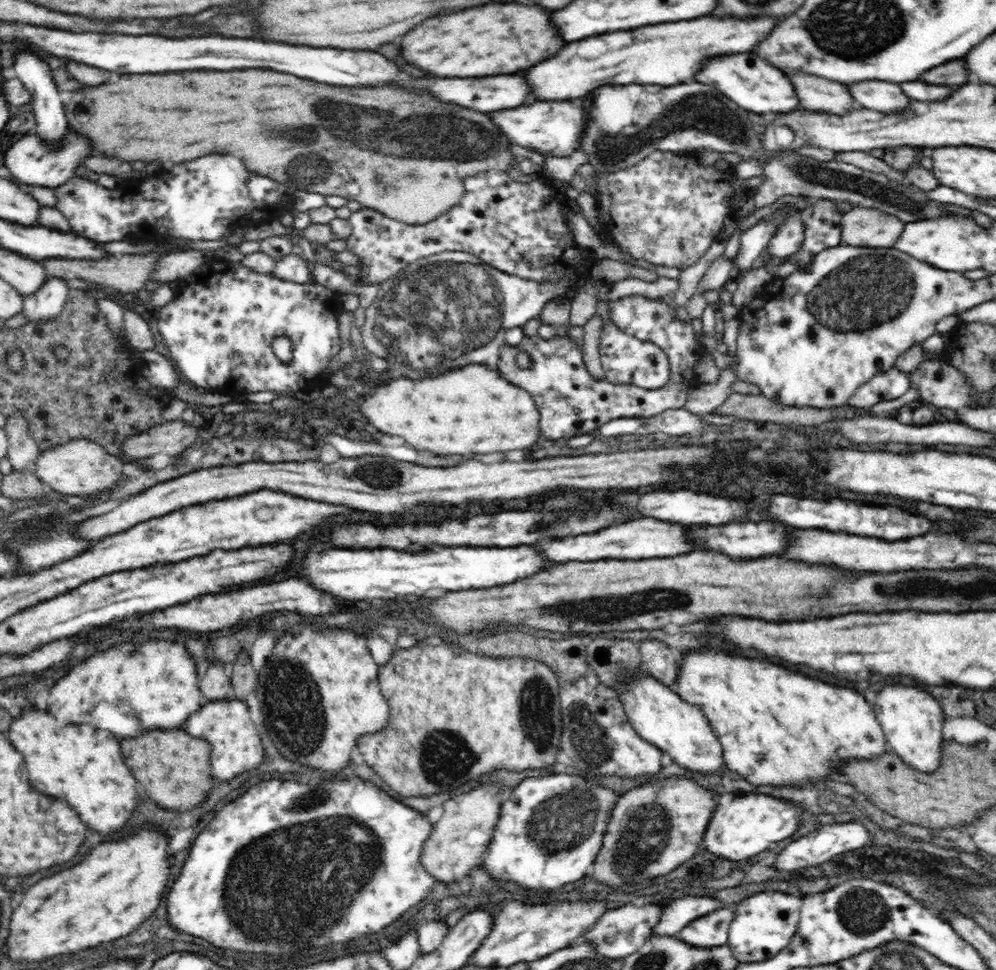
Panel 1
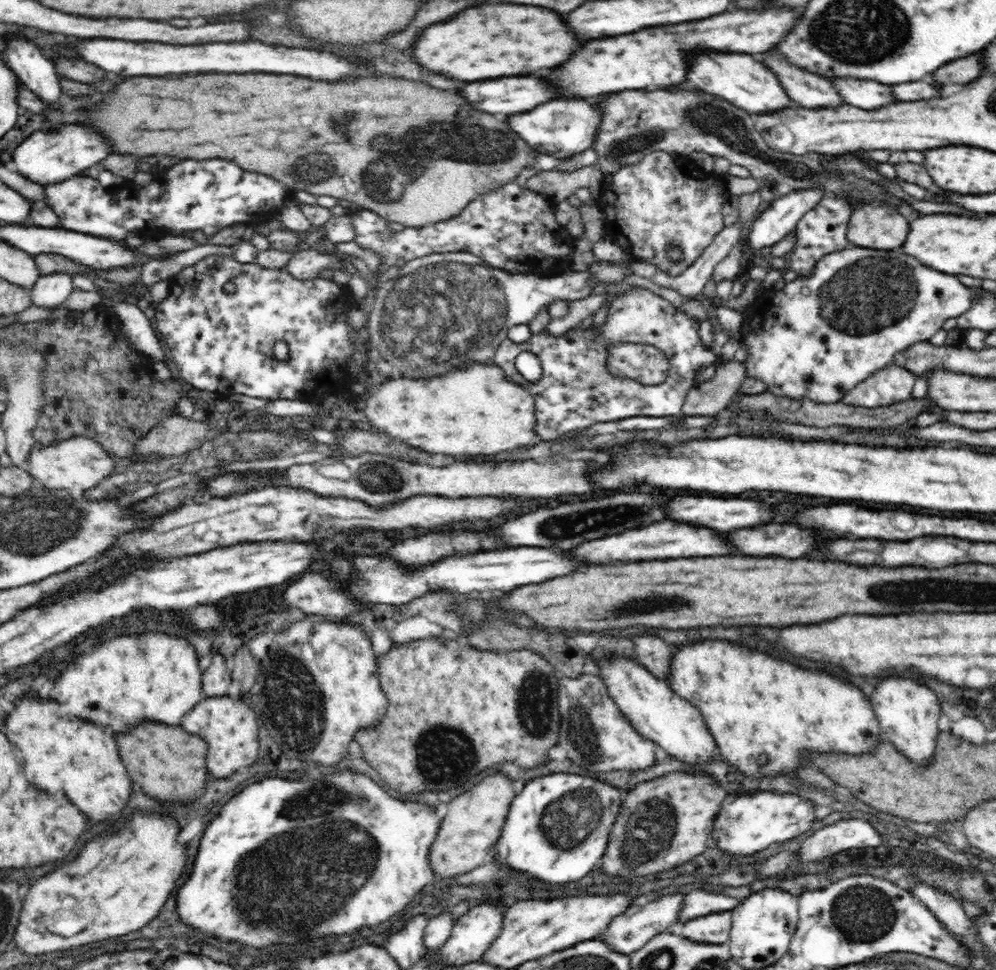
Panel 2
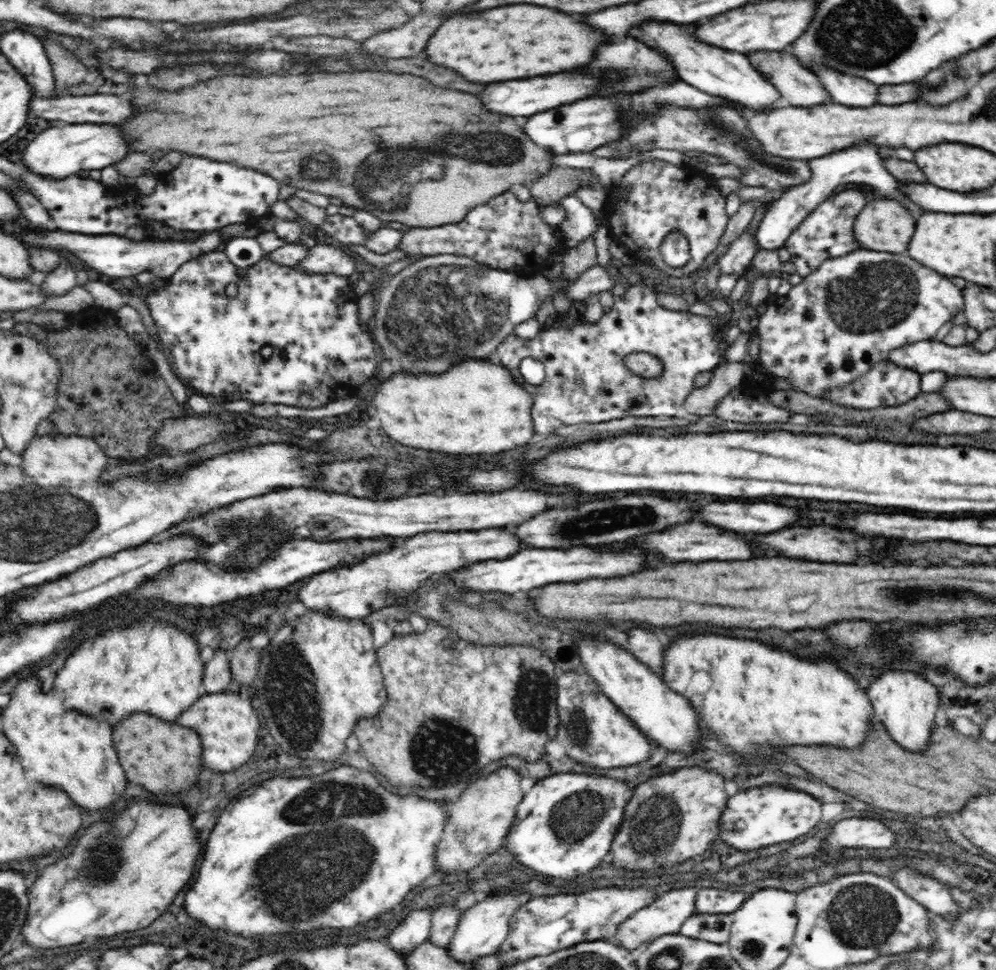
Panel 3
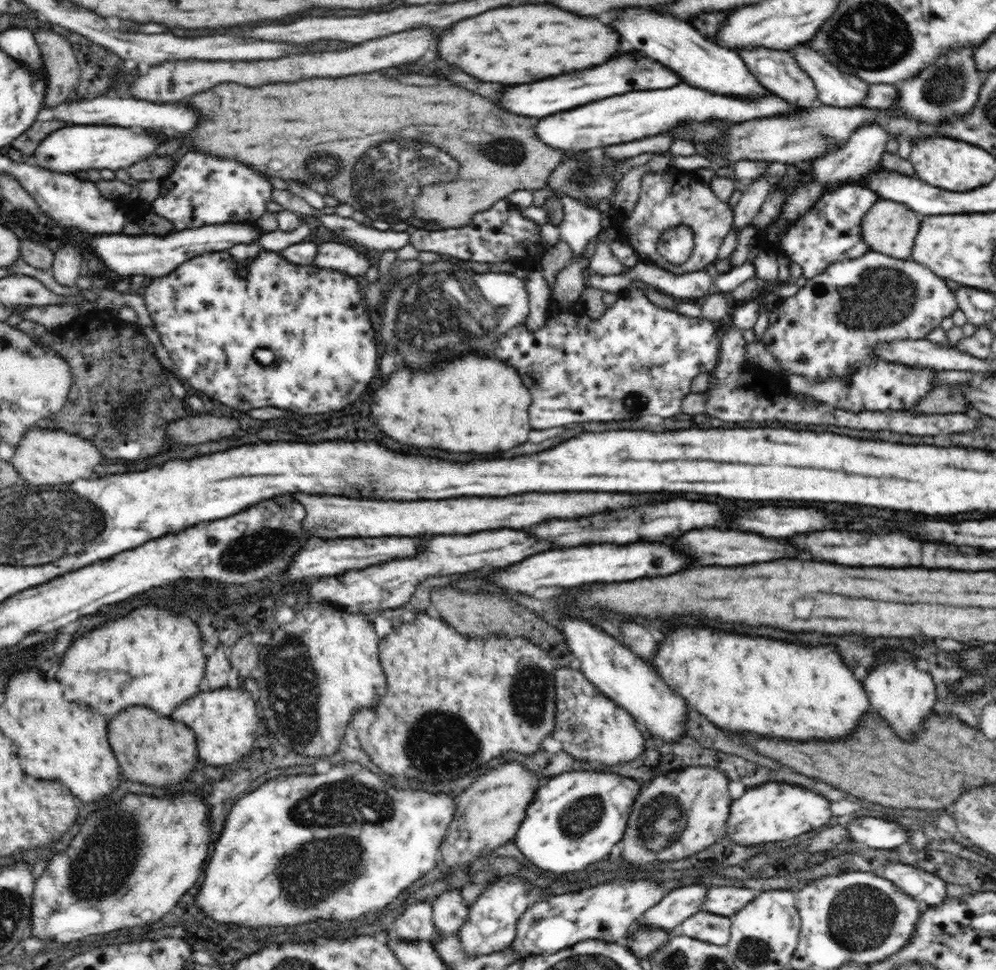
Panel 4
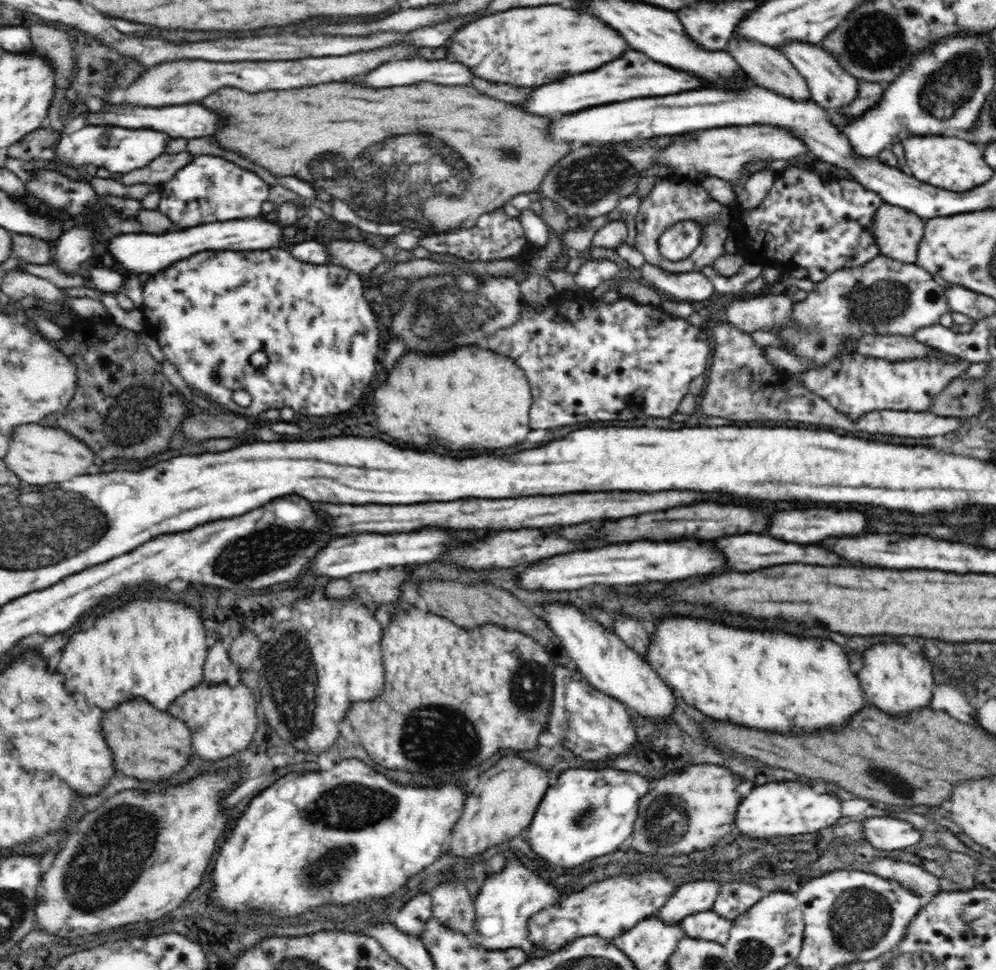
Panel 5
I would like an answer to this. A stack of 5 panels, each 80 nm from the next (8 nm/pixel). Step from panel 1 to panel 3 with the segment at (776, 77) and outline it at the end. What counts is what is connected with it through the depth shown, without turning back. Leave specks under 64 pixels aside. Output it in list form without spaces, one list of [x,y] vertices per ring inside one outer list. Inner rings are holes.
[[[648,22],[648,24],[640,24],[640,28],[630,28],[628,36],[634,36],[636,40],[642,40],[646,46],[666,54],[679,76],[678,80],[687,82],[702,92],[736,103],[747,113],[766,110],[774,102],[778,102],[778,98],[781,96],[775,86],[764,80],[763,74],[756,68],[752,68],[752,63],[747,55],[726,52],[714,45],[702,44],[702,42],[698,42],[698,38],[694,36],[692,30],[686,32],[686,28],[680,30],[678,26],[666,24],[666,22],[662,22],[662,24]]]

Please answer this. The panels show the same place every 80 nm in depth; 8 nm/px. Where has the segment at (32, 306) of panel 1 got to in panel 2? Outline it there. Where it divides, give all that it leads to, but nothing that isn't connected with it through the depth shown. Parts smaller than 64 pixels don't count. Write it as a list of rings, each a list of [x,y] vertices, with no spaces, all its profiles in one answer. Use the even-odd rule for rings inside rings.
[[[54,273],[41,275],[30,292],[32,305],[46,308],[60,308],[60,305],[72,292],[72,275]]]

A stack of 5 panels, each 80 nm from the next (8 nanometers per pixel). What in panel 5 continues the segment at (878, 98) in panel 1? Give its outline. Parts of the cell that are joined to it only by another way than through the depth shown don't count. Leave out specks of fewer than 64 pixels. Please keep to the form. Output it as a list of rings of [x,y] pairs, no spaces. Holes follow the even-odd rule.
[[[791,42],[777,48],[806,79],[811,99],[829,110],[836,110],[850,104],[858,96],[859,79],[848,74],[828,52],[818,46],[802,42]]]

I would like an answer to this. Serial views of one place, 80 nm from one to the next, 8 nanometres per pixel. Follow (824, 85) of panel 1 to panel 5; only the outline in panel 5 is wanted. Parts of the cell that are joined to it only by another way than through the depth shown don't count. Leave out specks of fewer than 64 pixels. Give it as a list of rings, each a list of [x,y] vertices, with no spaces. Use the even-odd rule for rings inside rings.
[[[733,39],[725,45],[730,56],[743,68],[754,85],[778,92],[792,100],[810,100],[811,94],[806,79],[777,48],[769,47],[750,40]]]

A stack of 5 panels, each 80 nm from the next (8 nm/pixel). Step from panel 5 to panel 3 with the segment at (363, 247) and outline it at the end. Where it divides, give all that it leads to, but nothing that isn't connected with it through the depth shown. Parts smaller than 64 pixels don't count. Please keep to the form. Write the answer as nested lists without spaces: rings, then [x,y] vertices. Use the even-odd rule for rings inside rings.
[[[336,245],[310,247],[308,256],[295,268],[304,274],[336,274],[349,279],[356,276],[356,260]]]

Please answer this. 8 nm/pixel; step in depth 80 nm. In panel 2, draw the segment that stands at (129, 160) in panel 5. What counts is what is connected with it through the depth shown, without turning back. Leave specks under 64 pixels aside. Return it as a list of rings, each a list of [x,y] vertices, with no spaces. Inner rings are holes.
[[[64,126],[64,128],[54,129],[53,131],[42,132],[37,130],[32,133],[30,138],[26,138],[16,150],[14,150],[14,162],[18,166],[18,172],[26,176],[32,182],[38,184],[58,184],[65,182],[70,178],[76,177],[76,174],[82,174],[83,170],[98,165],[98,162],[106,160],[112,152],[110,142],[98,134],[90,126]]]

